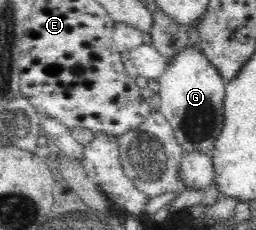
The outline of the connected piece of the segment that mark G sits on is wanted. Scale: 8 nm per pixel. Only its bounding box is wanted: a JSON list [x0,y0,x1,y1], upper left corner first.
[158,46,226,154]

